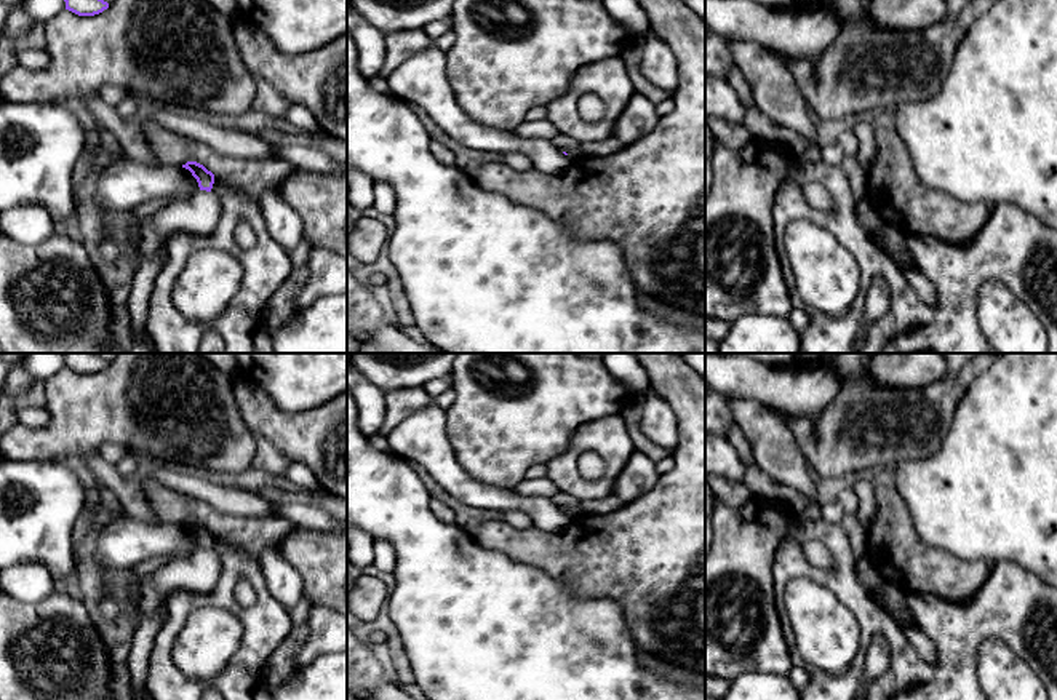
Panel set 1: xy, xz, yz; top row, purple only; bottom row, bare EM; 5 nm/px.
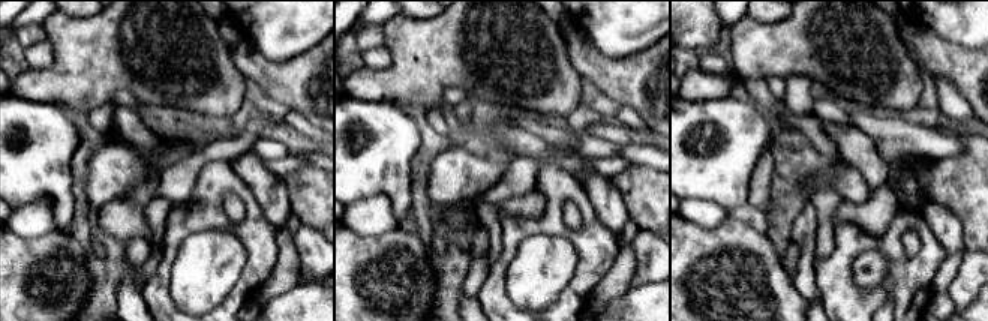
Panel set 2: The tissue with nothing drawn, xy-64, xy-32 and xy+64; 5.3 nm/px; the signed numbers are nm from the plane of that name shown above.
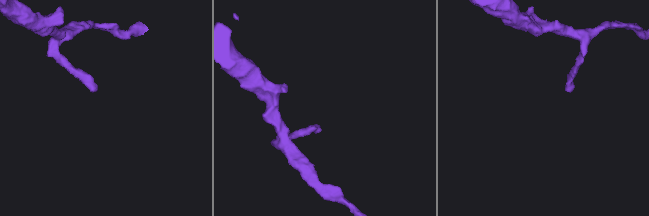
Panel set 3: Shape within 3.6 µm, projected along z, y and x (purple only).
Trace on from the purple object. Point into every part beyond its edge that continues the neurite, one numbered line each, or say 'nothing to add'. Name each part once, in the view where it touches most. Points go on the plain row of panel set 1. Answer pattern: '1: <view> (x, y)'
nothing to add

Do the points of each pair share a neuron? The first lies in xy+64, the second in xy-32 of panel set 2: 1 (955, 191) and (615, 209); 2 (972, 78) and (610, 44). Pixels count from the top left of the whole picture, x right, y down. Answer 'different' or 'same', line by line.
1: different
2: different

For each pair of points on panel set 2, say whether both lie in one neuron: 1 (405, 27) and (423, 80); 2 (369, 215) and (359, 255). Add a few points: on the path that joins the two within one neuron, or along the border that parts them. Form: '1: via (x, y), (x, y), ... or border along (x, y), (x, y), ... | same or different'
1: via (411, 41), (423, 53), (423, 66) | same
2: border along (396, 224), (371, 236), (360, 236), (350, 228) | different

